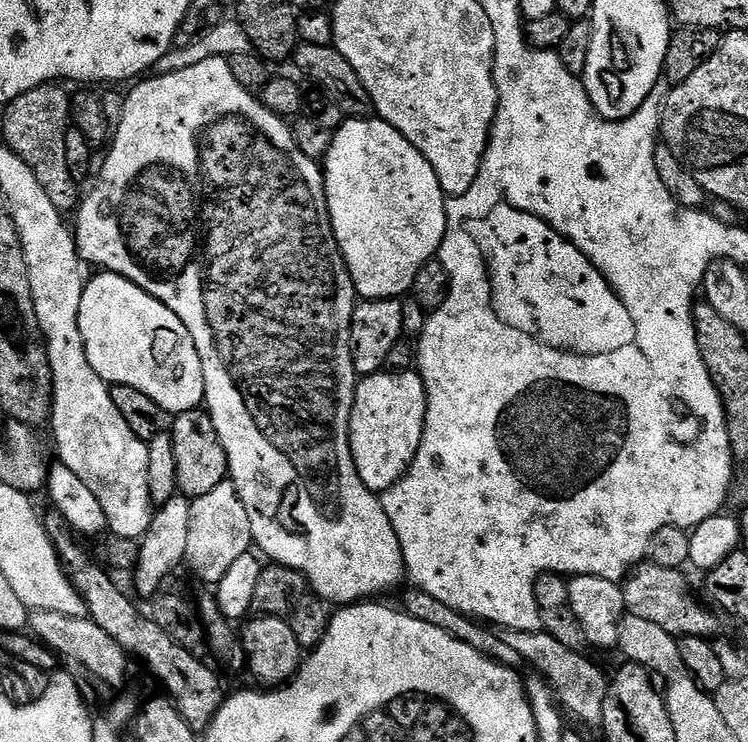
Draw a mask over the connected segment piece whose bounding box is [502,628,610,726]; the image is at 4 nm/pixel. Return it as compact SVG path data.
M513 628L503 629L502 632L506 646L510 646L517 654L522 654L525 665L537 668L542 675L545 676L547 687L551 688L555 699L558 701L559 707L563 709L569 717L573 716L580 724L596 724L603 725L604 707L606 706L606 694L610 683L609 677L604 677L604 672L592 660L587 660L587 655L581 652L574 652L568 646L562 646L562 642L558 642L558 638L554 638L549 632L543 630L539 632L516 632Z

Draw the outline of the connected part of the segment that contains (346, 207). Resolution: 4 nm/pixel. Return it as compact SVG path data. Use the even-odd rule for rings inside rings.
M348 118L335 129L322 171L330 222L357 297L394 300L411 293L418 270L439 253L446 234L448 206L434 166L384 120Z

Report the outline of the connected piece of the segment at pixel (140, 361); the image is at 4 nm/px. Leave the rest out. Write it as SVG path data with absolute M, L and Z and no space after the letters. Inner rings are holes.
M107 270L87 281L82 294L82 306L78 310L78 326L86 358L90 366L94 366L94 374L98 374L105 384L121 384L134 386L134 390L142 390L146 398L150 398L160 407L161 413L175 414L204 404L204 379L202 378L202 358L198 358L198 350L194 346L194 338L190 338L190 330L182 326L178 314L170 310L158 298L154 298L146 290L142 290L134 282L122 278Z

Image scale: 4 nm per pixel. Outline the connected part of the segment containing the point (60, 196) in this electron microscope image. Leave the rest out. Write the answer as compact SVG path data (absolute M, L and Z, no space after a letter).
M56 82L39 84L34 90L26 90L26 94L18 94L18 98L2 108L3 143L14 150L14 154L18 154L30 170L34 170L34 178L38 178L42 190L46 190L50 202L54 202L61 214L75 213L82 199L81 185L70 174L70 166L66 166L66 134L70 127L71 110L70 92Z

